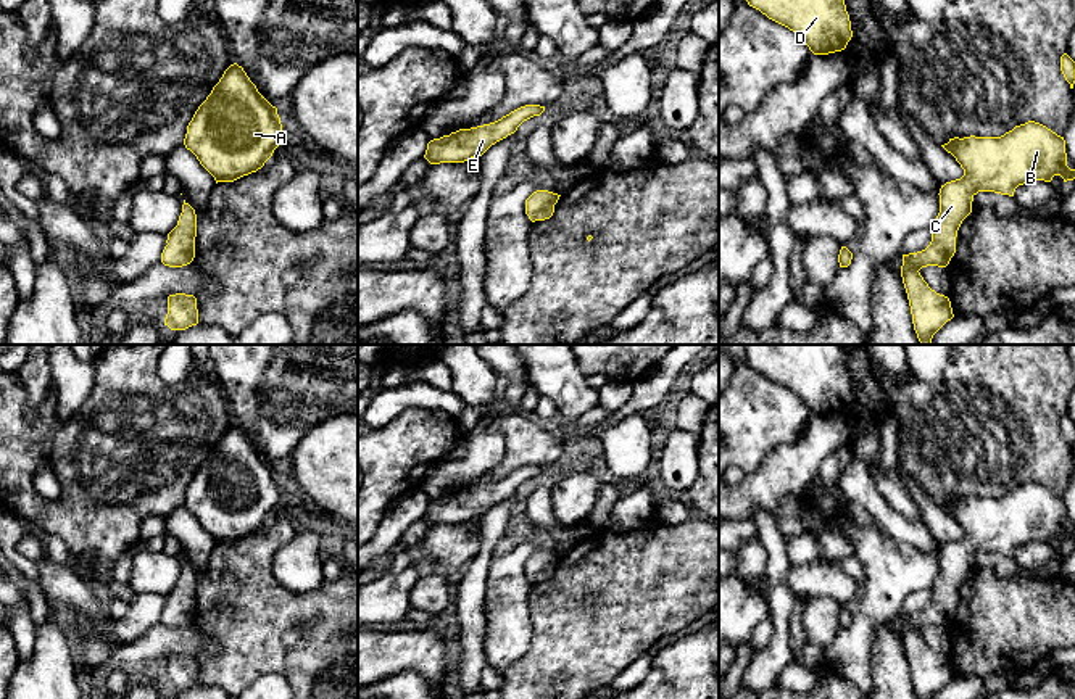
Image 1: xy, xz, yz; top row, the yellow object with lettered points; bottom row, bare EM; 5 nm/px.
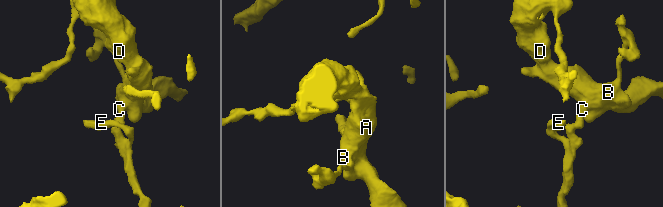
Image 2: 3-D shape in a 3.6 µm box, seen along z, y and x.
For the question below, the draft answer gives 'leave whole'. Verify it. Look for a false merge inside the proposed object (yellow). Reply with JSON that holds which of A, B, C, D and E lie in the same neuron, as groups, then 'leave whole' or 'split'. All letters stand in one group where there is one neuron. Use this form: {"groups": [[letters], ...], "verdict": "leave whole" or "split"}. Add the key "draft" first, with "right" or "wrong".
{"draft": "right", "groups": [["A", "B", "C", "D", "E"]], "verdict": "leave whole"}

